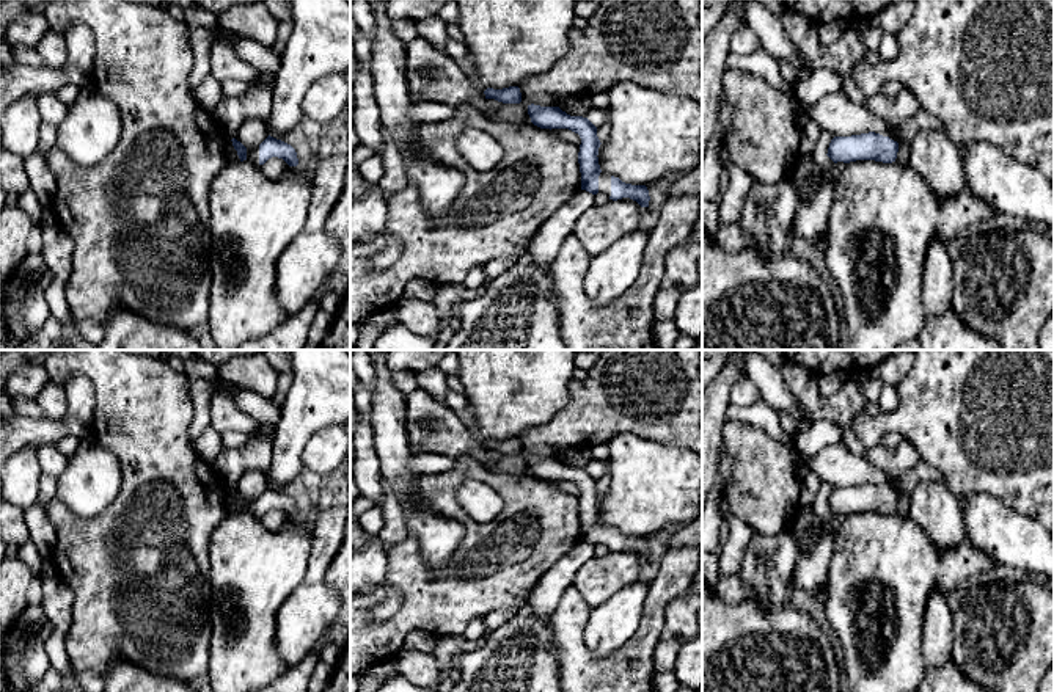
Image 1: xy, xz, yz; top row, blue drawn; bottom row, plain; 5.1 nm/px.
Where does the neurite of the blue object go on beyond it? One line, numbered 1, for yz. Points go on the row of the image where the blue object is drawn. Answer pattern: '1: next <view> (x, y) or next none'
1: next none

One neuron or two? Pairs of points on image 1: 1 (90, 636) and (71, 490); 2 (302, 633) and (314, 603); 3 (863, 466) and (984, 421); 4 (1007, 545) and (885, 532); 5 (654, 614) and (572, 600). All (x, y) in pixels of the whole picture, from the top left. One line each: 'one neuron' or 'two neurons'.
1: two neurons
2: one neuron
3: two neurons
4: two neurons
5: one neuron

